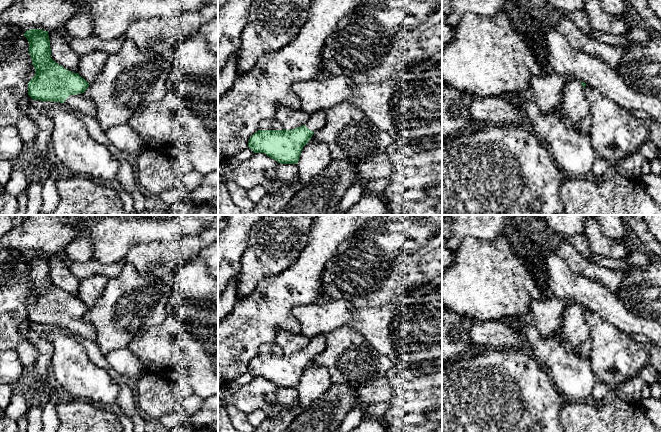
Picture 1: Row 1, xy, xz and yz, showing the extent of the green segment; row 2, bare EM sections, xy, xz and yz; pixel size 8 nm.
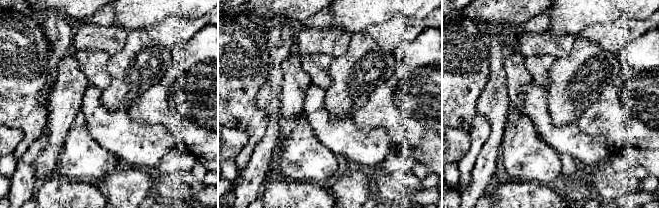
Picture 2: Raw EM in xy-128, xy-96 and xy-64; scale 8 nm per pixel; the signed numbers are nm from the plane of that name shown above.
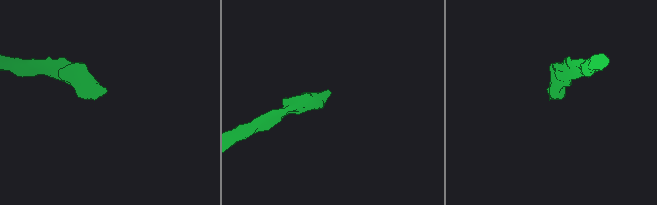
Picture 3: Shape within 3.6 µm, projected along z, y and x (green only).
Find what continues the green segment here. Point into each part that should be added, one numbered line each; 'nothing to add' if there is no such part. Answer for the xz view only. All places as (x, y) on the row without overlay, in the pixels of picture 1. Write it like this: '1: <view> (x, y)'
1: xz (316, 346)

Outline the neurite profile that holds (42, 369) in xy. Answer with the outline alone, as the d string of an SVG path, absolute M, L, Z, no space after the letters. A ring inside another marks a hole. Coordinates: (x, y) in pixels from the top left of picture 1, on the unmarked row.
M32 322L29 326L27 337L37 347L39 355L33 369L33 381L28 406L39 402L37 395L44 392L45 386L48 384L47 380L51 372L52 345L46 336L52 332L51 329L51 325L36 329Z

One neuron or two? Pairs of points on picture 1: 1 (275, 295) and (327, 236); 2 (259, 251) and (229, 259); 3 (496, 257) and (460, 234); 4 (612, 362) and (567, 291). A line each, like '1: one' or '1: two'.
1: one
2: two
3: two
4: two

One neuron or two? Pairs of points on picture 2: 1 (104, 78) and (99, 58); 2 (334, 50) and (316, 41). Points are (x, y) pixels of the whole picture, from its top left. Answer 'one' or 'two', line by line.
1: one
2: one

